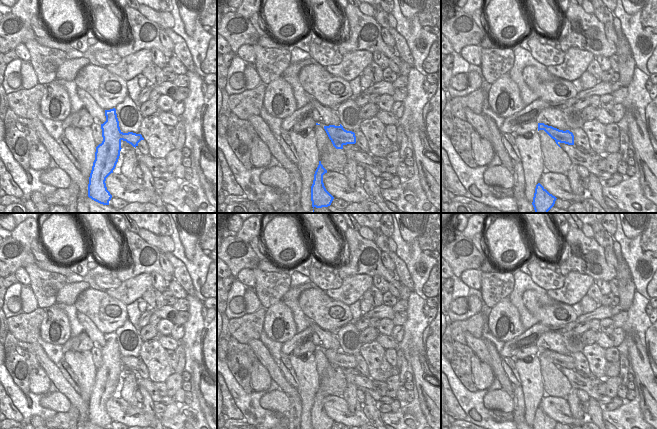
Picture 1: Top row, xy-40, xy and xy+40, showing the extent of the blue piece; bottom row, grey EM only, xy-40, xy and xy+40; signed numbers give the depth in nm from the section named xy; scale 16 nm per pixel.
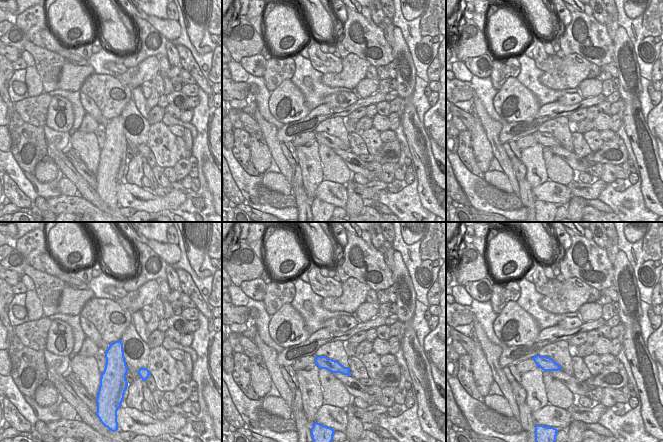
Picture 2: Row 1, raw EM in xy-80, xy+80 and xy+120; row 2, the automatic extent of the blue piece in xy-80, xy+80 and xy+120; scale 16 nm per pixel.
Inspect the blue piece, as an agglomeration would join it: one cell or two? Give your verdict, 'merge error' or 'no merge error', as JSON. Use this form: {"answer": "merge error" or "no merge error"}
{"answer": "merge error"}

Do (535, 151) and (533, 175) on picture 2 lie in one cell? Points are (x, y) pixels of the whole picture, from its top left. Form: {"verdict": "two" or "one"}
{"verdict": "one"}

